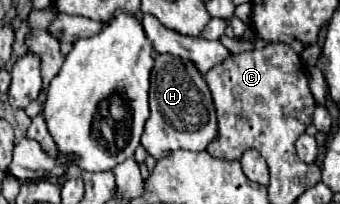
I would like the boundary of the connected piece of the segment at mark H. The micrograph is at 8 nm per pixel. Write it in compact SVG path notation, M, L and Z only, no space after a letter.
M154 53L150 79L150 117L142 133L142 145L146 151L154 159L176 149L204 151L208 143L216 139L216 111L202 73L186 59Z

